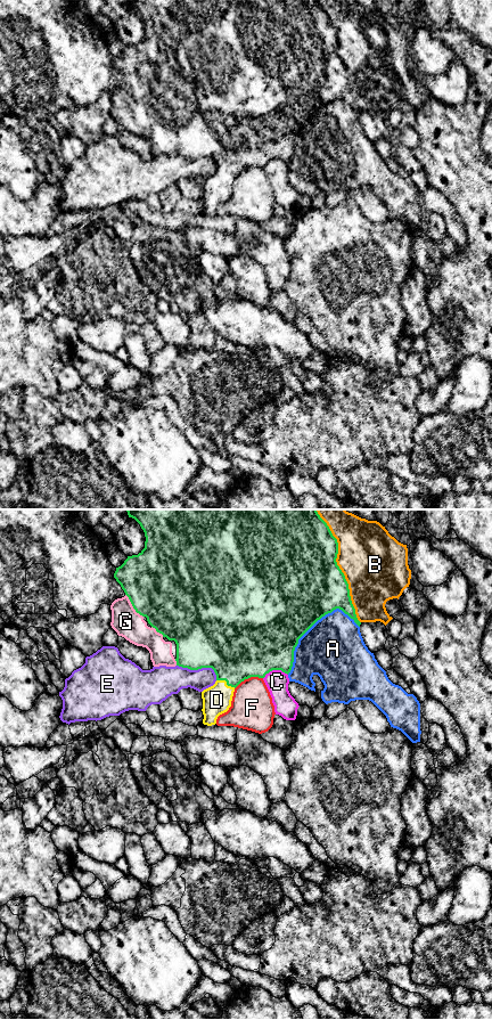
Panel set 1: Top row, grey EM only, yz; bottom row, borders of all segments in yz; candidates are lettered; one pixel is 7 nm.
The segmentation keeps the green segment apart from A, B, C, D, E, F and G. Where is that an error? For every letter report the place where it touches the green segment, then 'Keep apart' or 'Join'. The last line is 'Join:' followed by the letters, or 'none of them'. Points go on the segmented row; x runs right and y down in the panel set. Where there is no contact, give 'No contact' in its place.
A: Touches green at yz (311, 626). Keep apart
B: Touches green at yz (338, 566). Keep apart
C: Touches green at yz (275, 669). Keep apart
D: Touches green at yz (227, 683). Join
E: Touches green at yz (199, 668). Keep apart
F: Touches green at yz (248, 677). Keep apart
G: Touches green at yz (132, 605). Join
Join: D, G

